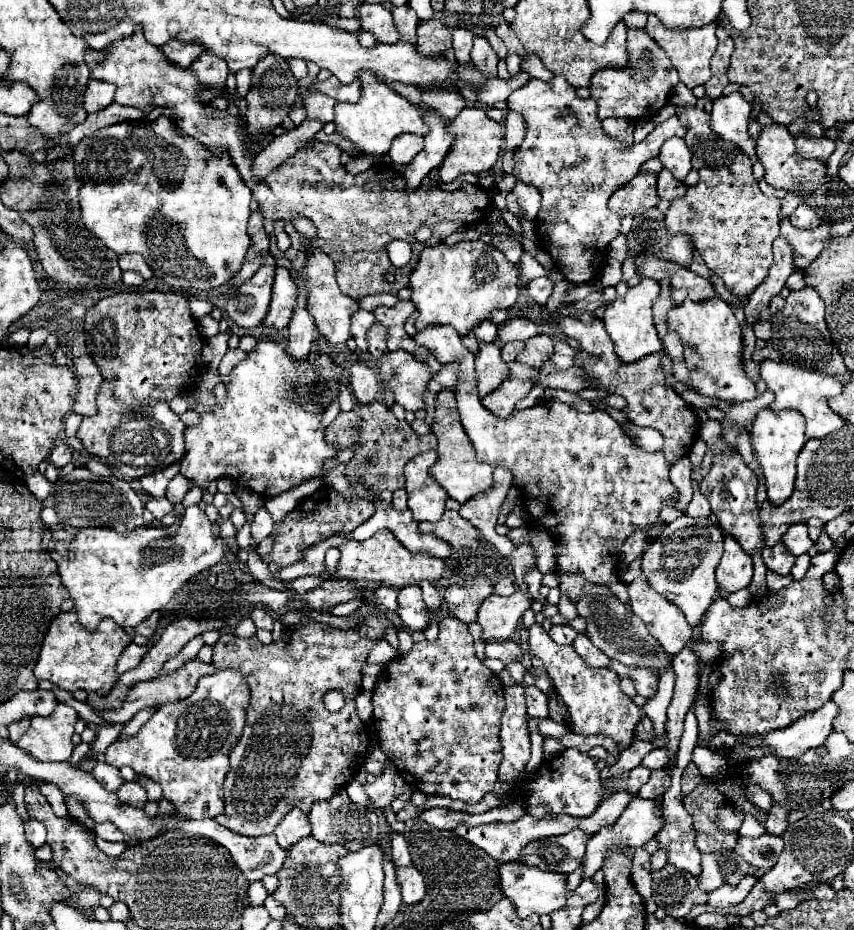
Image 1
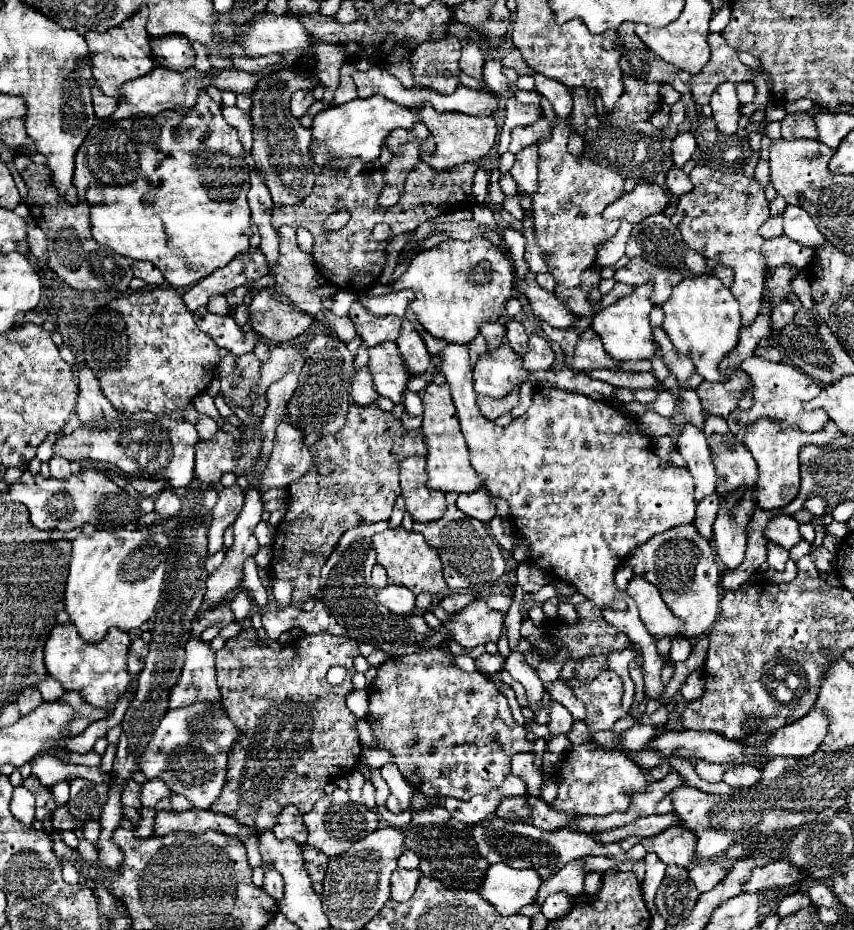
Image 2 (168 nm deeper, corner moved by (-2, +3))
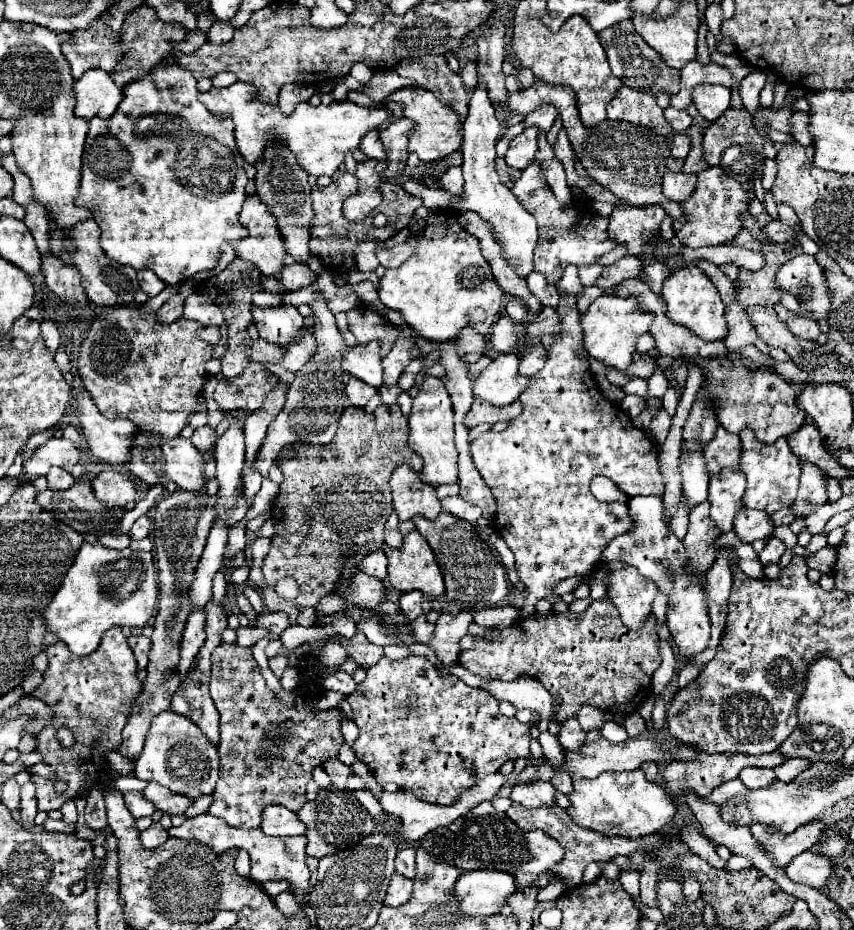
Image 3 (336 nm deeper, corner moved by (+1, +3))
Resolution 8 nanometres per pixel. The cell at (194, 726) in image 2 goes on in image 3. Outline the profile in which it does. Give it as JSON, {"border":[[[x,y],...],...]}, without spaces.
{"border":[[[165,711],[151,723],[145,747],[135,761],[135,777],[155,781],[173,793],[197,799],[201,795],[211,795],[215,789],[219,779],[219,753],[193,721],[185,721],[185,717],[175,711]]]}

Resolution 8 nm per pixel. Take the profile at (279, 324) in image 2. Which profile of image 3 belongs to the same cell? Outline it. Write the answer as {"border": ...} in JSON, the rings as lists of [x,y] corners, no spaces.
{"border":[[[291,305],[271,309],[253,307],[253,323],[261,339],[281,347],[293,343],[299,337],[299,331],[303,329],[303,317]]]}

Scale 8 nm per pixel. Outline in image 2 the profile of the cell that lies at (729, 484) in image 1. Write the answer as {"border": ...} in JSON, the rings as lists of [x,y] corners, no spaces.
{"border":[[[706,415],[704,419],[704,435],[708,439],[708,447],[710,447],[710,455],[712,455],[712,463],[716,467],[716,493],[720,497],[732,495],[736,493],[740,487],[756,487],[758,481],[758,465],[754,461],[754,457],[750,455],[750,451],[744,447],[744,443],[740,443],[736,439],[736,435],[730,433],[726,421],[722,417],[714,417],[714,415]]]}

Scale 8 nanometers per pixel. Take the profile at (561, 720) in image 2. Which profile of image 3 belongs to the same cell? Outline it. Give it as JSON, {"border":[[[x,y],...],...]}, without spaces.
{"border":[[[569,719],[561,725],[561,733],[559,733],[559,743],[567,749],[567,751],[581,751],[585,745],[587,733],[581,729],[577,719]]]}

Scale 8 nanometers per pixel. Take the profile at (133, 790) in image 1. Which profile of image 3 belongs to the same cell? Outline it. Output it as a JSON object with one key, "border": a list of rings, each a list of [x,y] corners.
{"border":[[[153,781],[147,785],[143,793],[151,803],[155,803],[159,811],[165,811],[169,815],[183,815],[185,809],[193,805],[193,799],[187,799],[185,795],[175,795],[167,787],[161,787],[159,783]]]}

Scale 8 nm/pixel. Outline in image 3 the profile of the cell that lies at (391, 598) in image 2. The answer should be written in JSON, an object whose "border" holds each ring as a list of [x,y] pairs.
{"border":[[[355,573],[349,581],[339,583],[339,591],[349,603],[359,605],[361,609],[375,609],[385,599],[385,587],[381,581],[373,579],[367,573]]]}

